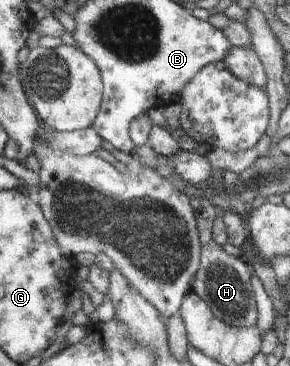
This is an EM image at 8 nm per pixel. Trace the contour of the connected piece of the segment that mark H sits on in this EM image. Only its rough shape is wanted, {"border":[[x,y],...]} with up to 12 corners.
{"border":[[213,240],[191,283],[230,327],[258,320],[252,268]]}

